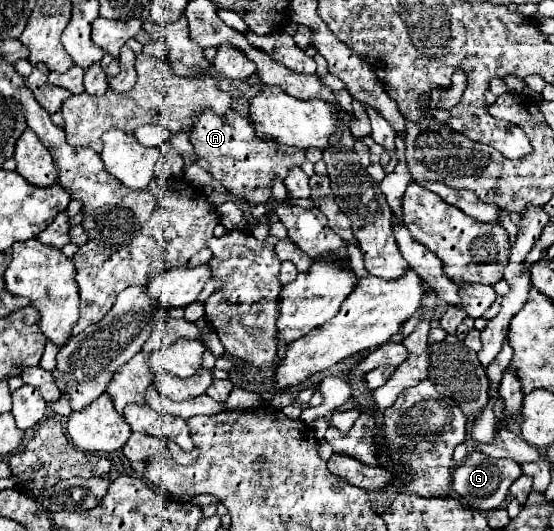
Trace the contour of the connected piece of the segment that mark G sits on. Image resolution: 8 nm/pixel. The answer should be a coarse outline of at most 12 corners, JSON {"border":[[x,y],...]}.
{"border":[[473,451],[453,473],[469,507],[501,507],[521,467]]}

